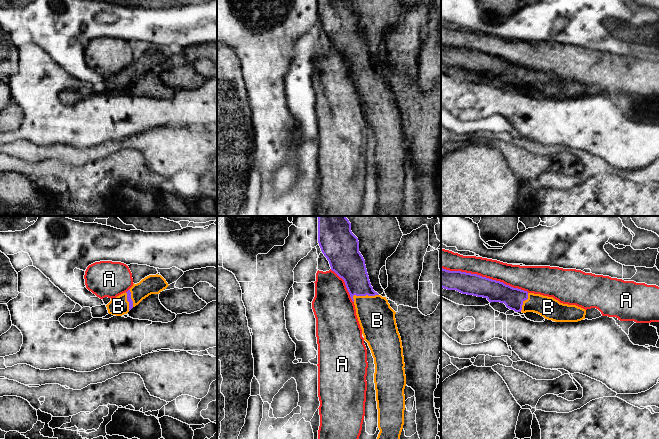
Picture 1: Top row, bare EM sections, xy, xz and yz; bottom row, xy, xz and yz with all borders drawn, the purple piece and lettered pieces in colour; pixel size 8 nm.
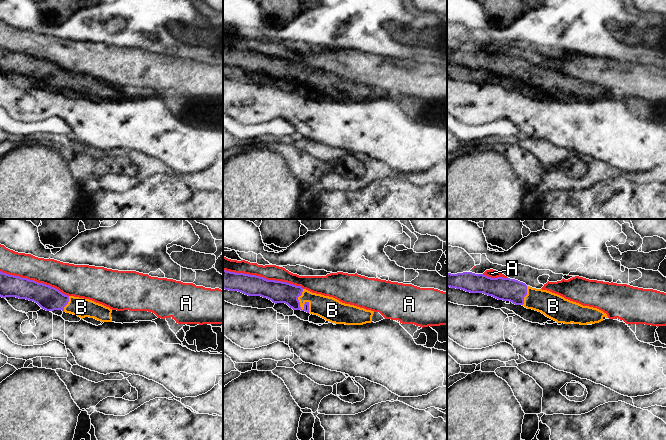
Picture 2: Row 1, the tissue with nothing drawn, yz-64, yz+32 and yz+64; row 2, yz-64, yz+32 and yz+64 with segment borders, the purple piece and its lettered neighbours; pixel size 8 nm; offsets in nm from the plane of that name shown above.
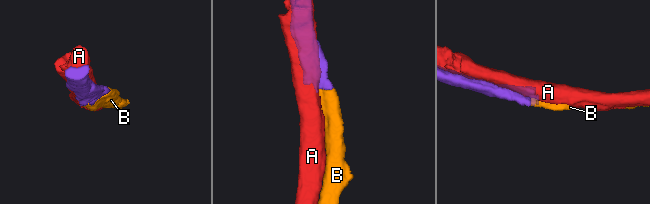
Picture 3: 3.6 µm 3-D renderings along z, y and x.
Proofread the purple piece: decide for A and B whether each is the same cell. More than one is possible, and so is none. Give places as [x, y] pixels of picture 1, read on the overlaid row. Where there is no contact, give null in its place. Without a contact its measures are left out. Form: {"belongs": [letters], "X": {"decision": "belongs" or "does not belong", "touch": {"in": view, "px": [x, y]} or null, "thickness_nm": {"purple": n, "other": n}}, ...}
{"belongs": ["B"], "A": {"decision": "does not belong", "touch": {"in": "yz", "px": [485, 277]}, "thickness_nm": {"purple": 180, "other": 190}}, "B": {"decision": "belongs", "touch": {"in": "xz", "px": [364, 295]}, "thickness_nm": {"purple": 220, "other": 280}}}

